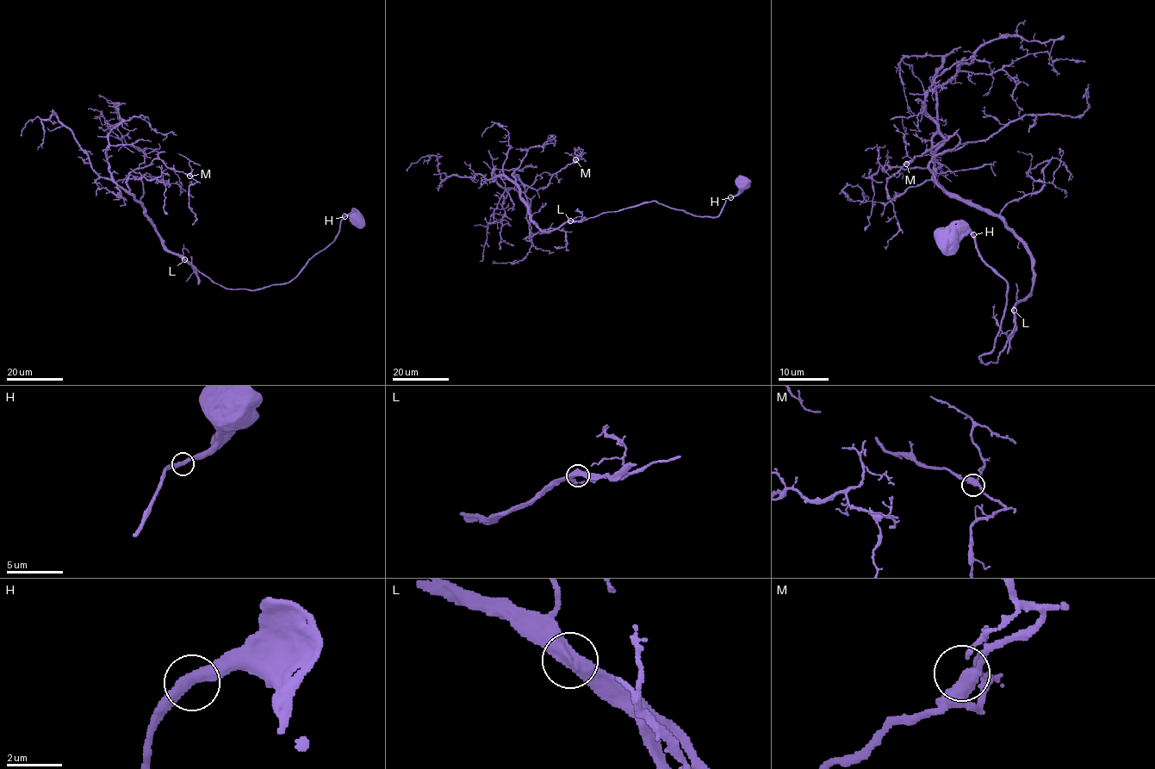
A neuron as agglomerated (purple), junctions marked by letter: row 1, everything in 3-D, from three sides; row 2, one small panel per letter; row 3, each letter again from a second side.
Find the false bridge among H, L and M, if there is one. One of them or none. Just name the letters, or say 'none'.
none

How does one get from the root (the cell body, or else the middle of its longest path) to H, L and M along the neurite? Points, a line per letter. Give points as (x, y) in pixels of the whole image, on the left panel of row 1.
H: (356, 220), (351, 215), (344, 216)
L: (356, 220), (347, 215), (336, 238), (316, 252), (294, 278), (282, 284), (255, 289), (226, 288), (184, 260)
M: (356, 220), (347, 215), (336, 238), (288, 282), (226, 288), (166, 248), (127, 183), (154, 159), (189, 176)

